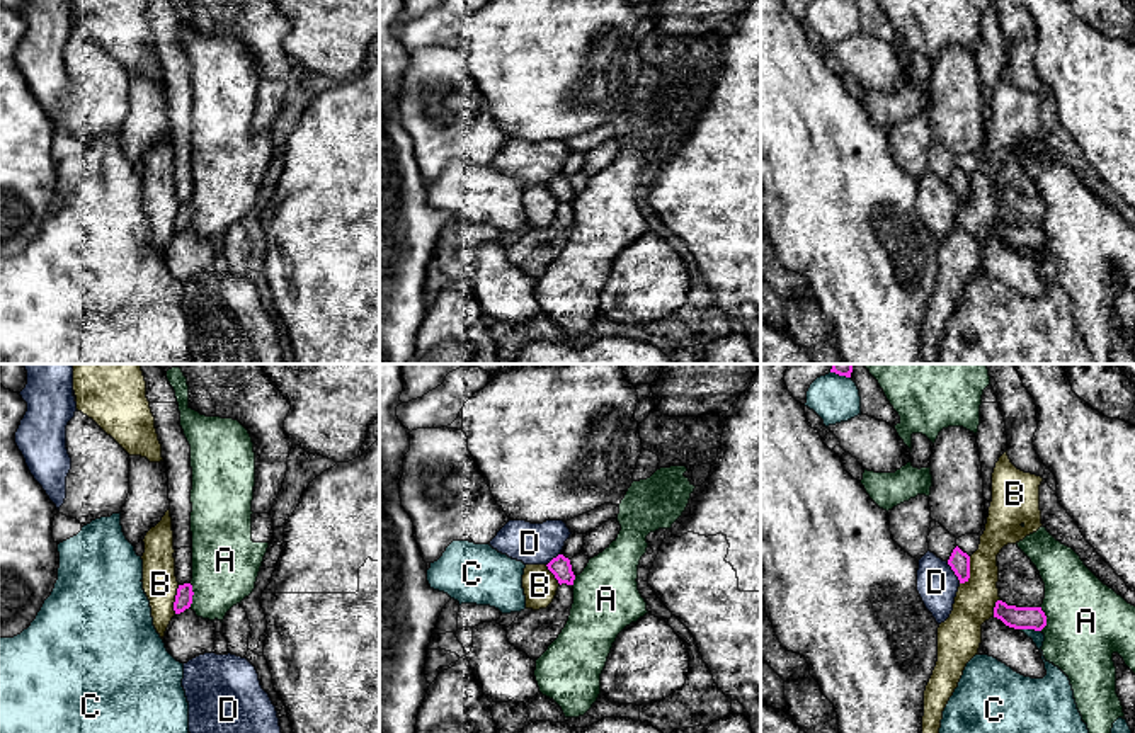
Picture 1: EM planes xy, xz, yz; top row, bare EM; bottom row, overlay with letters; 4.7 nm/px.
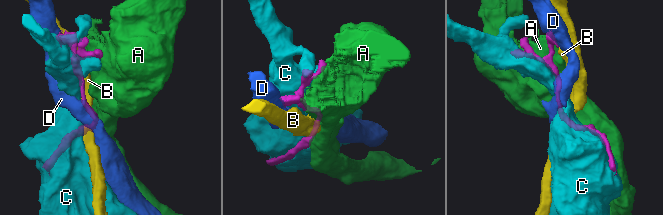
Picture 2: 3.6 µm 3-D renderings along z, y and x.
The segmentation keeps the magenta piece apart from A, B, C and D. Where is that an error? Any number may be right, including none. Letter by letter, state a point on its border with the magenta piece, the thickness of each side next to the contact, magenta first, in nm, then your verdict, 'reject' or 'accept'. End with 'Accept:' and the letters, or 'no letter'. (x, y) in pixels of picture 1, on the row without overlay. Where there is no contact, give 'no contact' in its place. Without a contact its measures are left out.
A: yz (1045, 237) | 110/380 nm | reject
B: yz (969, 191) | 100/190 nm | reject
C: yz (1030, 247) | 110/90 nm | reject
D: yz (953, 189) | 100/190 nm | reject
Accept: no letter

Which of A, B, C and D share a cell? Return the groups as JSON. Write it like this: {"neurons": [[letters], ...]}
{"neurons": [["A"], ["B"], ["C"], ["D"]]}

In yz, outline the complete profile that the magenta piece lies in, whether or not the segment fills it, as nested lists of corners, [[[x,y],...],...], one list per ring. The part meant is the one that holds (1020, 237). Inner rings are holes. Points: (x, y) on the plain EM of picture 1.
[[[1002,219],[995,221],[994,236],[1014,248],[1041,250],[1047,245],[1047,235],[1041,226],[1016,226]]]

